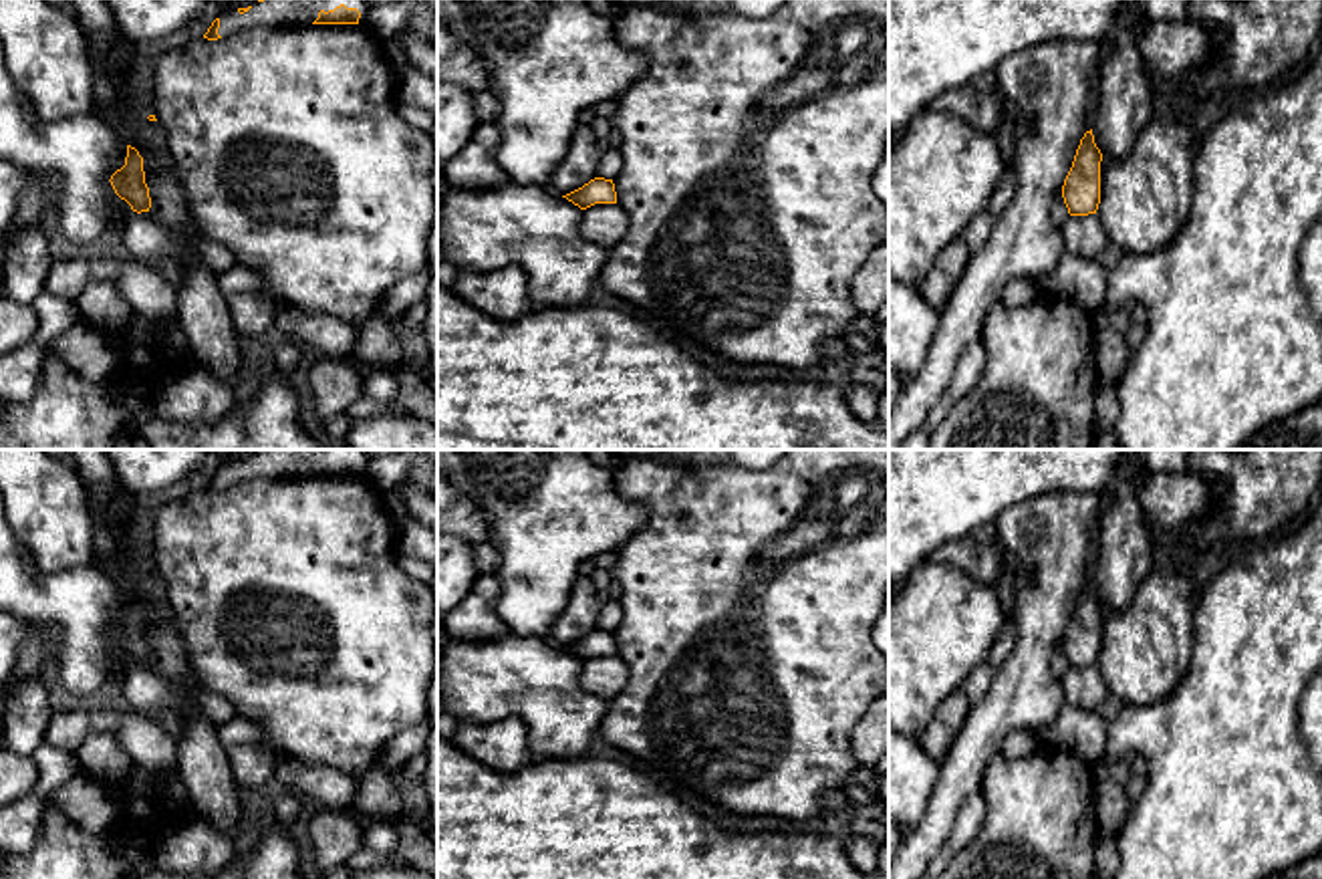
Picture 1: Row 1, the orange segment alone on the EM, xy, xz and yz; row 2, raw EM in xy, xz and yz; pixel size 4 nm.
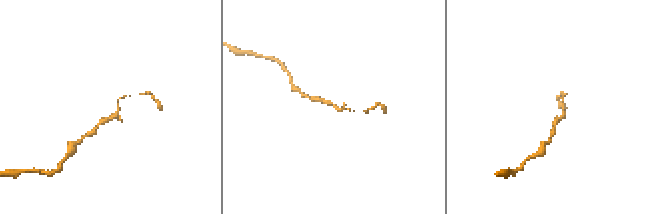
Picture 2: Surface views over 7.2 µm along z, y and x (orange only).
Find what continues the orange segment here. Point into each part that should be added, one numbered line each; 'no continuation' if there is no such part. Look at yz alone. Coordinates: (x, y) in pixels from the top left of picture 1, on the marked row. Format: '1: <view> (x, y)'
no continuation

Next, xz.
no continuation

